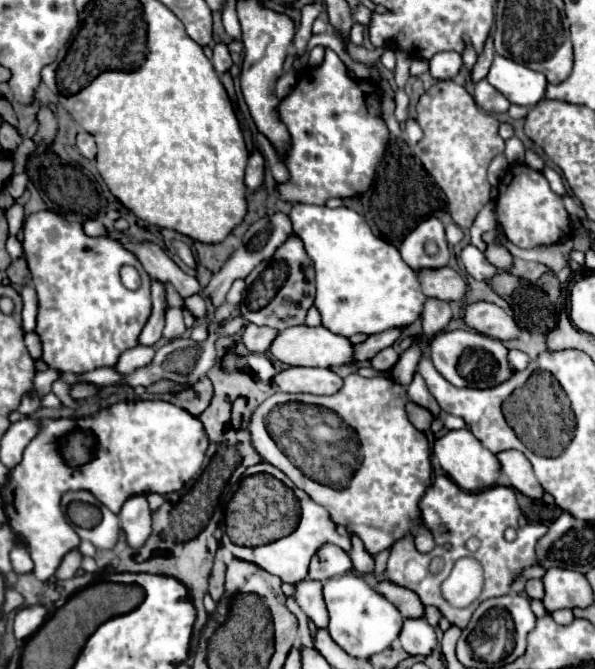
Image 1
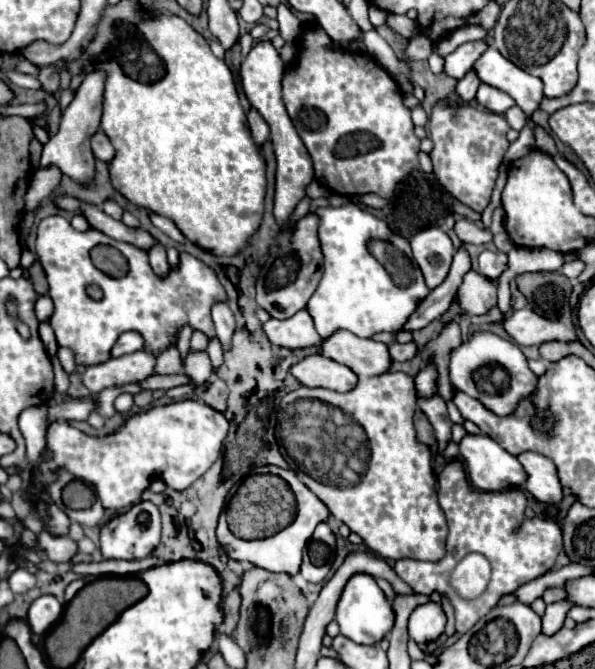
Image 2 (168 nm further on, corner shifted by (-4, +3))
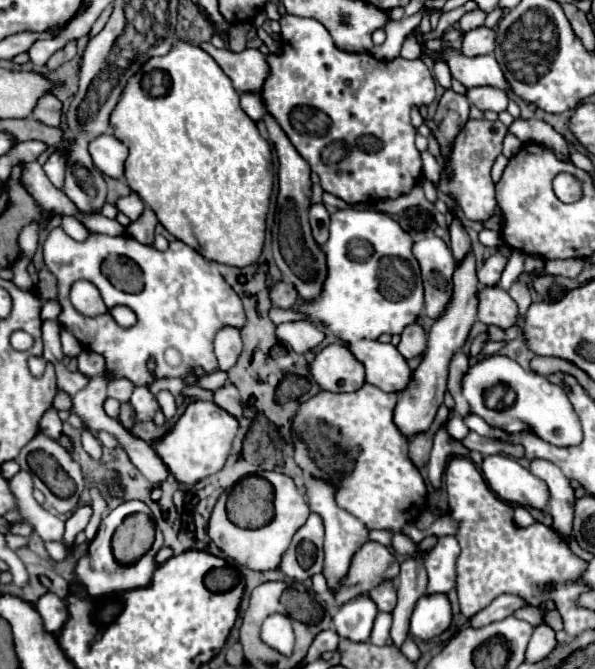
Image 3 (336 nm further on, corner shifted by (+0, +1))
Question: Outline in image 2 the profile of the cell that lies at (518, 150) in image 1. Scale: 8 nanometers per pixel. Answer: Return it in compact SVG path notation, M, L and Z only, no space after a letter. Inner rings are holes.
M512 106L504 116L506 116L508 124L510 124L514 130L522 130L524 124L526 124L526 116L524 116L524 112L522 112L518 106Z

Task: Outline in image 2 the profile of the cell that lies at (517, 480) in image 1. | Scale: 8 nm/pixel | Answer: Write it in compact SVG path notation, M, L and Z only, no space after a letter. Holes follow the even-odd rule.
M524 452L518 456L518 460L528 472L528 480L524 484L526 490L540 502L560 504L564 494L554 462L538 452Z

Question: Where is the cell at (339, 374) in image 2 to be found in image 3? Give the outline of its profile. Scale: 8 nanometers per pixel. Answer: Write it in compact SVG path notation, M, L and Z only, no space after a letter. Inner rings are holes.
M330 344L308 364L310 378L328 392L356 392L364 380L364 366L344 344Z

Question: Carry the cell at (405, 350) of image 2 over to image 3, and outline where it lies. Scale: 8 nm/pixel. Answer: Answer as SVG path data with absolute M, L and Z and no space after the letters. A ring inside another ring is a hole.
M418 324L406 326L404 332L402 332L402 340L400 340L400 344L396 348L408 360L414 358L414 356L420 356L424 352L424 348L426 348L426 334L424 334L424 330Z

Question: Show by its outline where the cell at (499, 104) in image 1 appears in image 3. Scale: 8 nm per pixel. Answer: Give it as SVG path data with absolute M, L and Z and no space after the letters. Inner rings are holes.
M482 86L482 88L468 88L468 100L474 104L478 110L486 112L502 112L508 106L508 94L504 90L492 88L492 86Z

